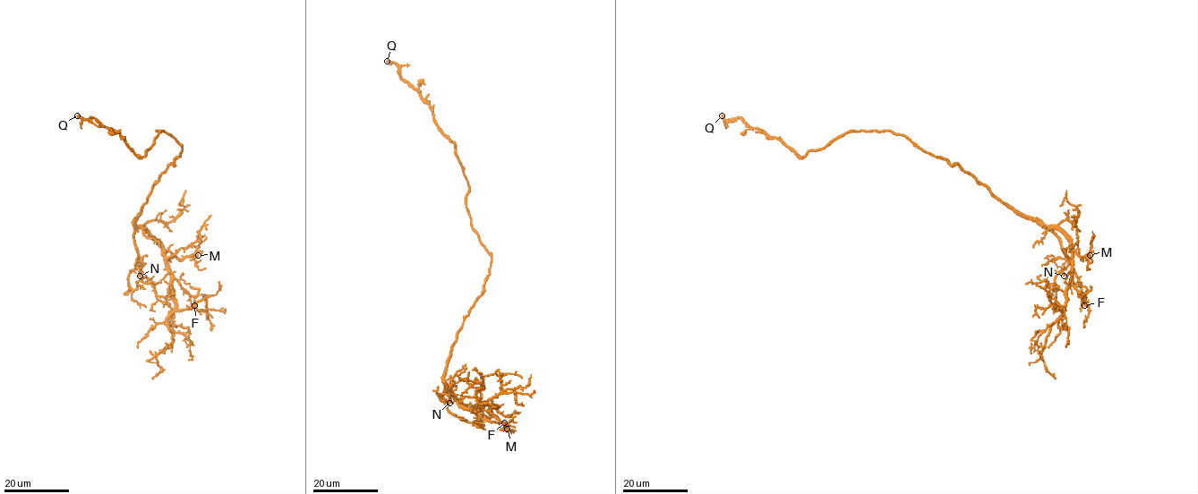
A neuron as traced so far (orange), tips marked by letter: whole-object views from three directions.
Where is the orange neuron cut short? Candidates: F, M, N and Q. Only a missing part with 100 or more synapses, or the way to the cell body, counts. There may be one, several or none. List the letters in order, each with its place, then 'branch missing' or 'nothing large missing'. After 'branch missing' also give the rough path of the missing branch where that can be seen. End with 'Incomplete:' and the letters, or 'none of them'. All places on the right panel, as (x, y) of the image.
F: at (1084, 305); nothing large missing
M: at (1090, 255); nothing large missing
N: at (1064, 276); nothing large missing
Q: at (722, 115); branch missing
Incomplete: Q

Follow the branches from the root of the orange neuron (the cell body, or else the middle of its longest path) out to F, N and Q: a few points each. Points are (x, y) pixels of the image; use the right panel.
F: (962, 168), (1003, 201), (1056, 228), (1068, 239), (1072, 284), (1084, 298), (1084, 305)
N: (962, 168), (1003, 201), (1026, 216), (1039, 219), (1049, 228), (1058, 238), (1068, 263), (1063, 271), (1064, 276)
Q: (962, 168), (890, 131), (848, 131), (798, 156), (740, 118), (722, 115)

